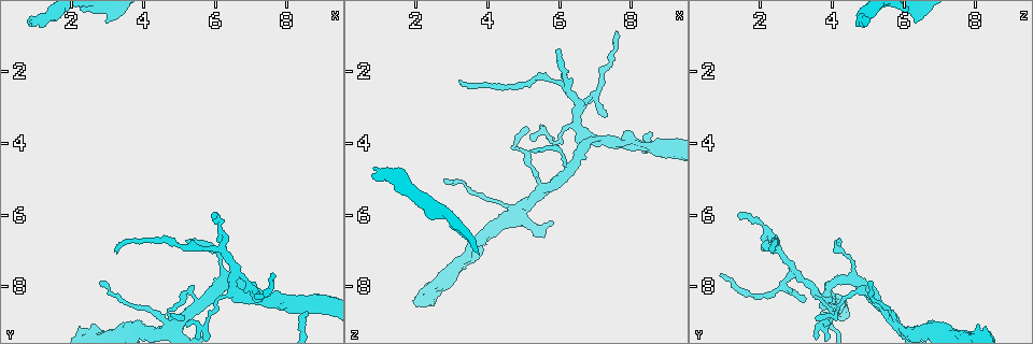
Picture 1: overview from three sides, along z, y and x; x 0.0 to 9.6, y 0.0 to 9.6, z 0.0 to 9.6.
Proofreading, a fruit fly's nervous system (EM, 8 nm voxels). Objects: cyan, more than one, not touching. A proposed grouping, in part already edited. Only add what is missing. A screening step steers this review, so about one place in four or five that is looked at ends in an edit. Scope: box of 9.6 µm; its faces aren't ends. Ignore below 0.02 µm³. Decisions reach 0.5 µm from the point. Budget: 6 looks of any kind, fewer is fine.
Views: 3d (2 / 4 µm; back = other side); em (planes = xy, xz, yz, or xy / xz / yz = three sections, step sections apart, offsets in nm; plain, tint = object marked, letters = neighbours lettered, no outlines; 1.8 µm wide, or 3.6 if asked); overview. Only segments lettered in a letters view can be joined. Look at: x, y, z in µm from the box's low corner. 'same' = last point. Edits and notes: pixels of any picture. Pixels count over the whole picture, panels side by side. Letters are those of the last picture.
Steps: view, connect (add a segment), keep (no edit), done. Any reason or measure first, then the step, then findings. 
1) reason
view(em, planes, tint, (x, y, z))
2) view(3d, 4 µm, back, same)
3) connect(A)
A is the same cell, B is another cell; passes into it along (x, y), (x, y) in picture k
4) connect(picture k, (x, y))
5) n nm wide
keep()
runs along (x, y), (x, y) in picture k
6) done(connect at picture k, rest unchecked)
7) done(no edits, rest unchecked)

free end
view(em, xz, step 16, tint, (0.85, 0.75, 4.65))

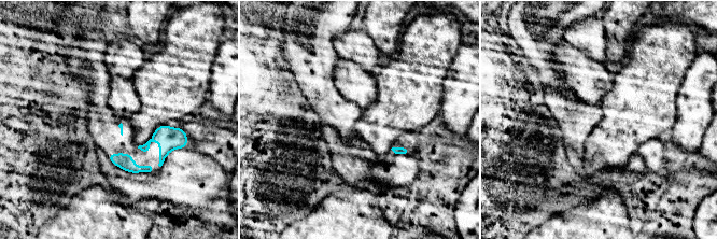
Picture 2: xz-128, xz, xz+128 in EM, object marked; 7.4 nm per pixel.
view(em, xz, step 16, letters, same)

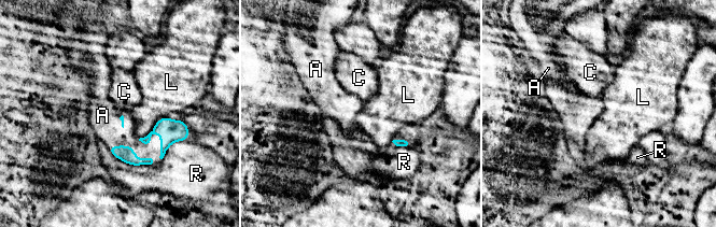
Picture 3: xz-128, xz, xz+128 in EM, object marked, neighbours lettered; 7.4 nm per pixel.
R touches over 360 nm
connect(A)
A is the same cell, C, L and R are other cells; passes into it along (170, 130), (158, 132), (153, 151) in picture 3; the neuron continues

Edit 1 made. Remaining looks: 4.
redraw
view(overview)

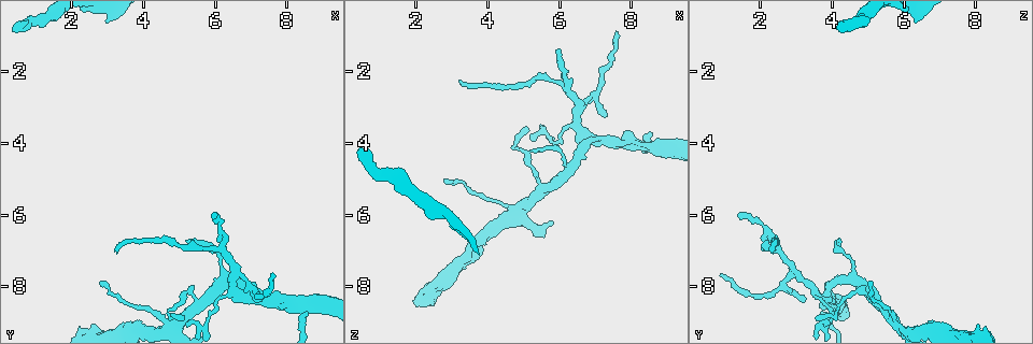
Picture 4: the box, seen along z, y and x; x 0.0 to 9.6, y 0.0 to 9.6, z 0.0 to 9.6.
free end
view(em, planes, plain, (3.30, 7.05, 2.30))

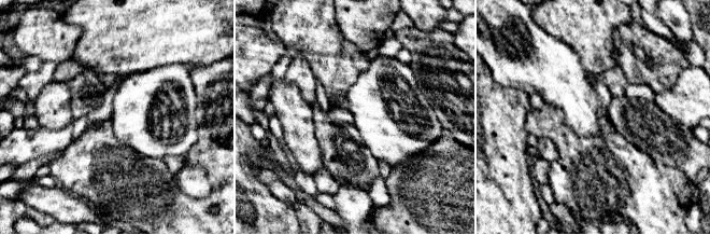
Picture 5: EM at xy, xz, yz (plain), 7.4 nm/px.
see the neighbours
view(em, planes, letters, same)

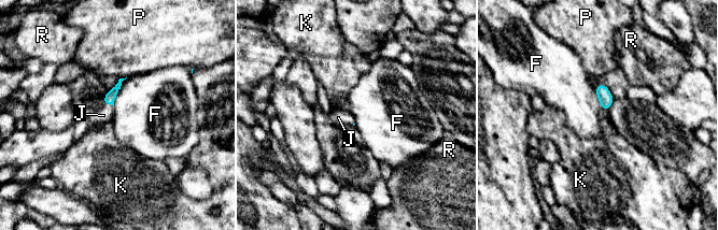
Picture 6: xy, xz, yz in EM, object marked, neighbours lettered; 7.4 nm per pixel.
connect(J)
J is the same cell, F, K, P and R are other cells; passes into it along (111, 95), (108, 103), (103, 115) in picture 6; it goes on there

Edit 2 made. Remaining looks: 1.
done(connect at picture 3, connect at picture 6, rest unchecked)

